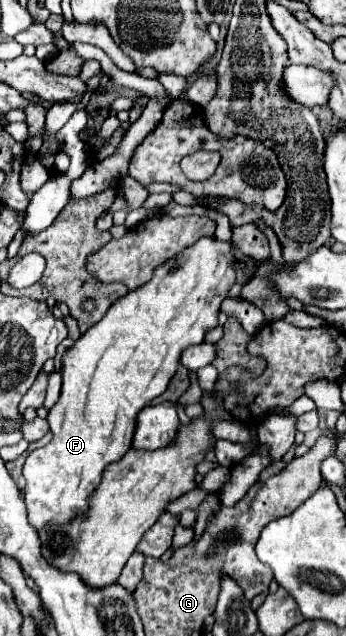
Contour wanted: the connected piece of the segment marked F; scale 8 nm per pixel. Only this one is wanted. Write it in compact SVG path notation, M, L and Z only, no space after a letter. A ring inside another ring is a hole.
M202 237L198 243L160 265L146 285L130 291L120 301L116 301L108 309L104 319L90 327L66 351L62 367L64 393L46 417L52 431L52 441L40 449L34 449L26 457L22 469L22 475L26 479L24 501L28 507L28 523L32 523L34 529L68 523L76 513L86 511L88 499L100 483L104 467L122 459L122 455L130 451L136 415L140 413L140 409L166 391L172 375L178 369L182 349L202 343L206 329L218 325L220 303L236 281L232 269L236 257L232 253L232 247L232 243Z

